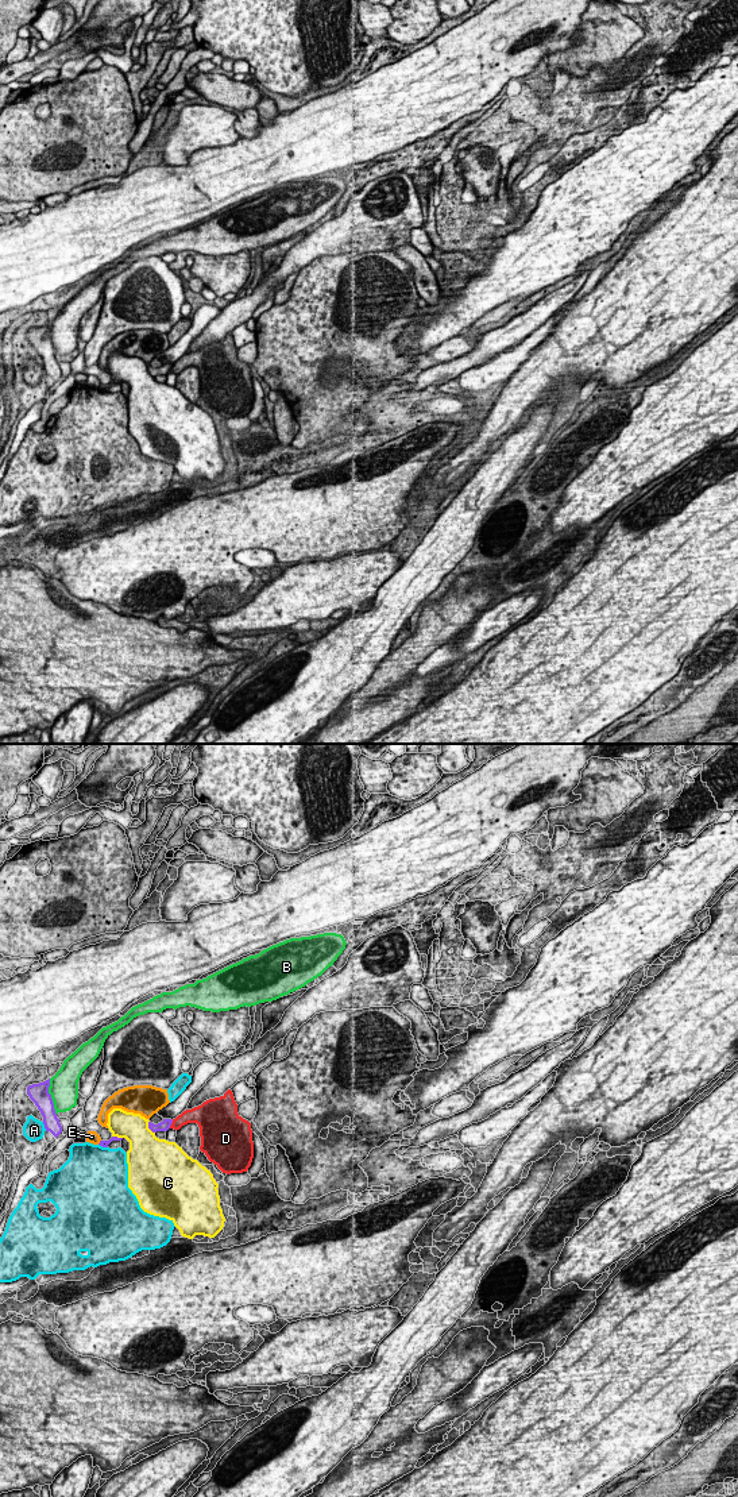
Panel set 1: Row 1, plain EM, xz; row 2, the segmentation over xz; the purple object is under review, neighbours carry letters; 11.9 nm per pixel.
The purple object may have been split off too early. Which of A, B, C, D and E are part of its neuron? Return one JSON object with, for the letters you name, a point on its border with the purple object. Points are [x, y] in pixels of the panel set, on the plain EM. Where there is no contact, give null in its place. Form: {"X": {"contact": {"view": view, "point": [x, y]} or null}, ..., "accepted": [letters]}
{"accepted": []}

